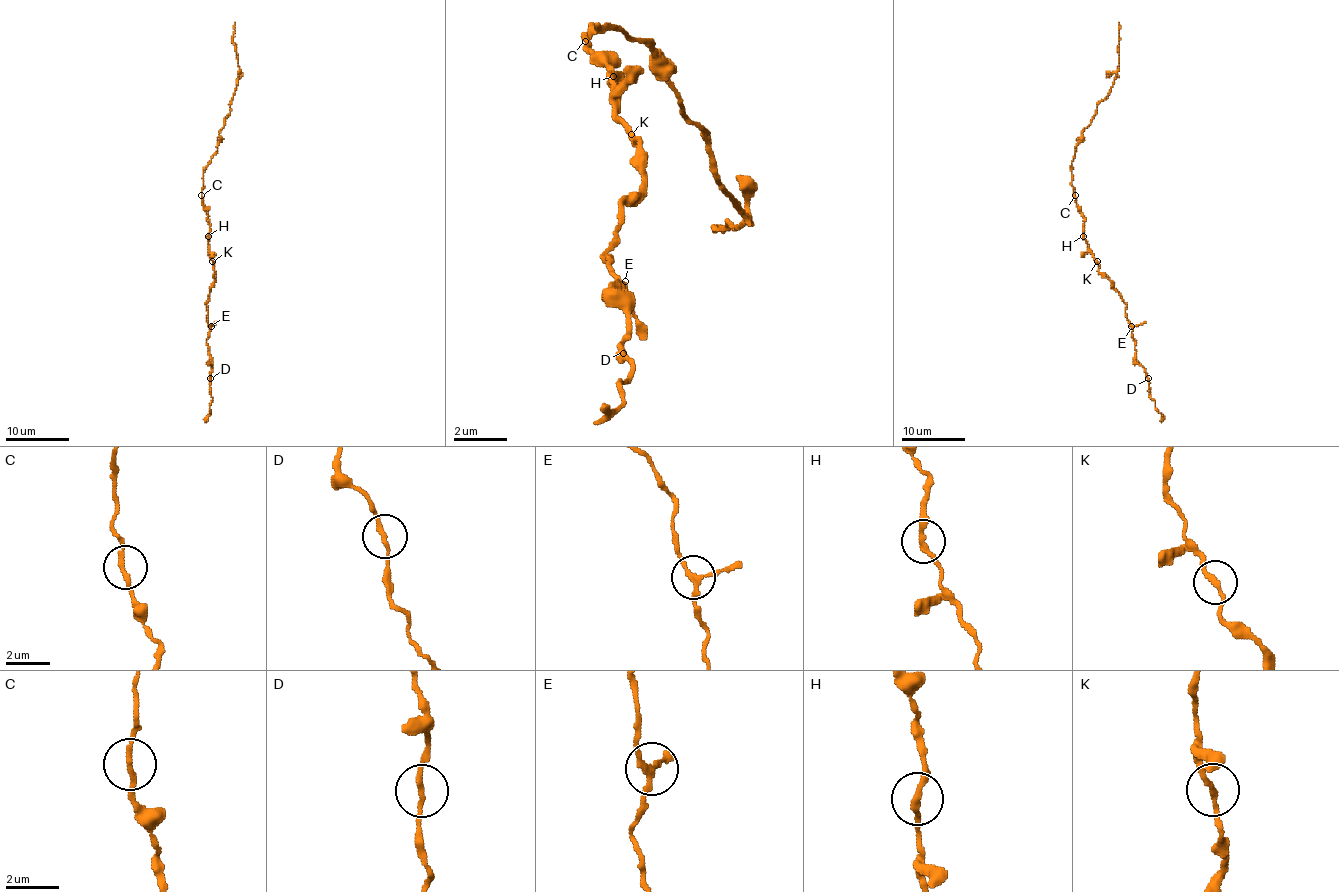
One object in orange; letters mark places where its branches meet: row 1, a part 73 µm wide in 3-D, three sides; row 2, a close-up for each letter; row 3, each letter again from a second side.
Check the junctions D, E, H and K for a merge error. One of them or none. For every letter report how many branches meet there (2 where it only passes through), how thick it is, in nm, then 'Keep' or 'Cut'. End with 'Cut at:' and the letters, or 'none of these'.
D: Branches: 2. Thickness 190 nm. Keep
E: Branches: 3. Thickness 170 nm. Keep
H: Branches: 2. Thickness 220 nm. Keep
K: Branches: 2. Thickness 200 nm. Keep
Cut at: none of these

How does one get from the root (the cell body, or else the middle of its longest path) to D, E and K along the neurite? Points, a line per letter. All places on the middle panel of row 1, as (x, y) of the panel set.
D: (618, 74), (611, 108), (638, 141), (645, 181), (605, 254), (618, 281), (605, 294), (625, 301), (625, 354)
E: (618, 74), (611, 108), (638, 141), (645, 181), (605, 254), (625, 281)
K: (618, 74), (618, 81), (611, 88), (611, 108), (618, 114), (618, 121), (631, 134)

